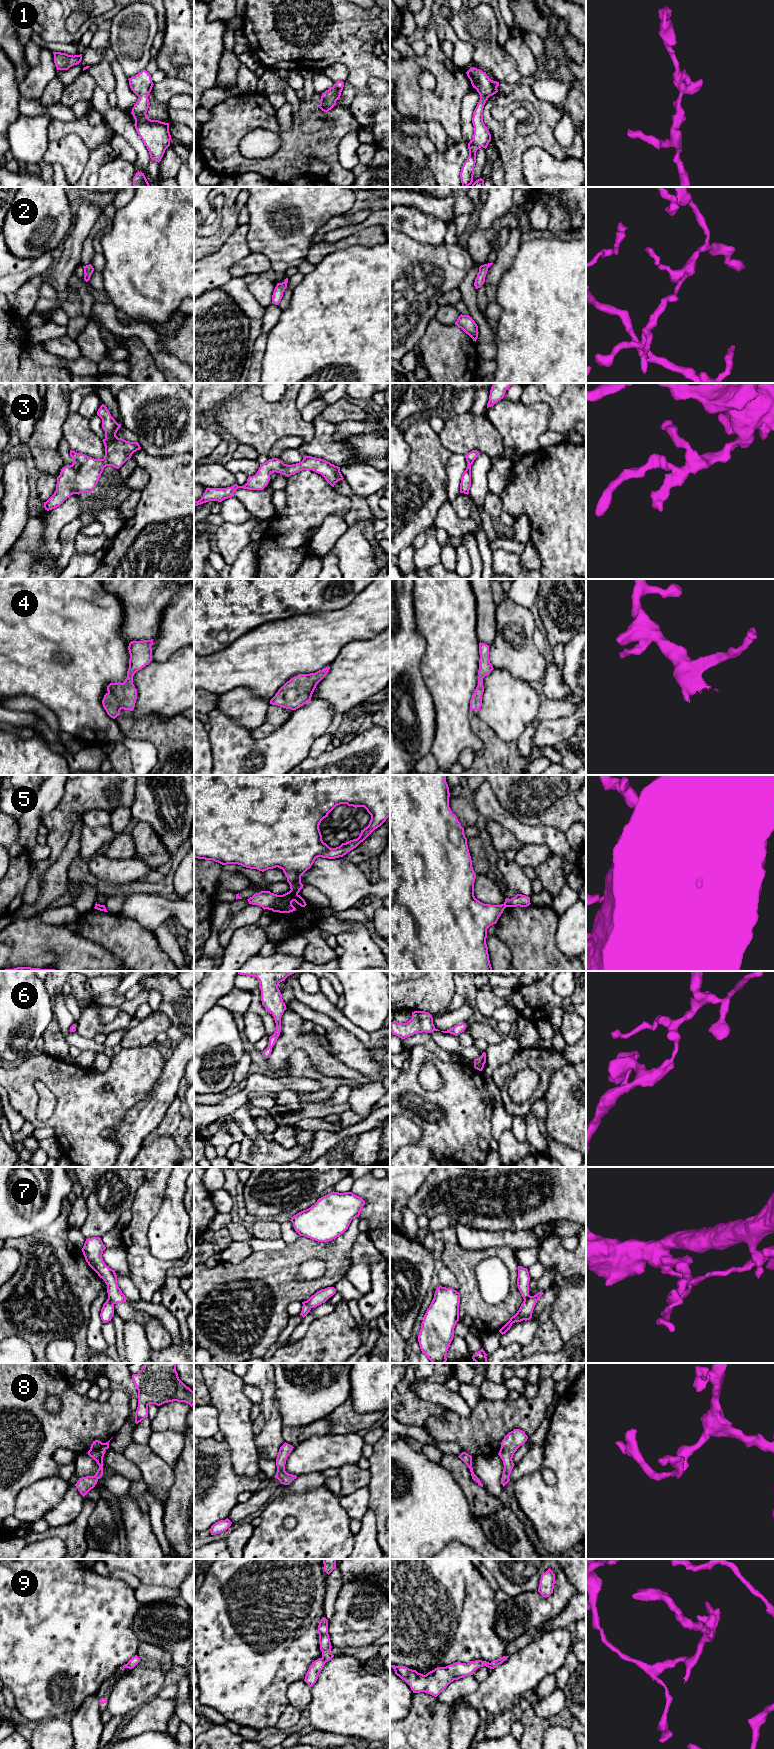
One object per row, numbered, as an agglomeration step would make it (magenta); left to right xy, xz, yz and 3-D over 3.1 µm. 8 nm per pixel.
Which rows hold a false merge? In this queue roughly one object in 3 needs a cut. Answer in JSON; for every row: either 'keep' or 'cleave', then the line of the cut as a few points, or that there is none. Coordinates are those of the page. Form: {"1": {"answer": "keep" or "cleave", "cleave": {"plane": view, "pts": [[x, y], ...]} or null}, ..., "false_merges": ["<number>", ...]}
{"1": {"answer": "keep", "cleave": null}, "2": {"answer": "keep", "cleave": null}, "3": {"answer": "keep", "cleave": null}, "4": {"answer": "keep", "cleave": null}, "5": {"answer": "cleave", "cleave": {"plane": "xz", "pts": [[291, 889], [297, 893]]}}, "6": {"answer": "keep", "cleave": null}, "7": {"answer": "cleave", "cleave": {"plane": "xy", "pts": [[108, 1298], [114, 1303]]}}, "8": {"answer": "keep", "cleave": null}, "9": {"answer": "cleave", "cleave": {"plane": "yz", "pts": [[489, 1663], [490, 1667]]}}, "false_merges": ["5", "7", "9"]}

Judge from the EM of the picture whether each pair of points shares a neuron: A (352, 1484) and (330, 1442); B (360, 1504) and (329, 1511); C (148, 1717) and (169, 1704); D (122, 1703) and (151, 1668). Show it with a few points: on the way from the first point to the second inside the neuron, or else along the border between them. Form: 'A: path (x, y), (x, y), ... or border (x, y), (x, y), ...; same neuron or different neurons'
A: border (356, 1462), (343, 1464), (338, 1468); different neurons
B: border (338, 1497), (340, 1505), (350, 1519); different neurons
C: path (153, 1716), (164, 1708); same neuron
D: path (130, 1694), (146, 1677); same neuron

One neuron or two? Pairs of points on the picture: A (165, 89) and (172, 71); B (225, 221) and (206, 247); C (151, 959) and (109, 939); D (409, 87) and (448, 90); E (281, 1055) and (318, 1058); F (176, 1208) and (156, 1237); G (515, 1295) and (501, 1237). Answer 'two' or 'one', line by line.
A: two
B: one
C: one
D: one
E: one
F: one
G: two

